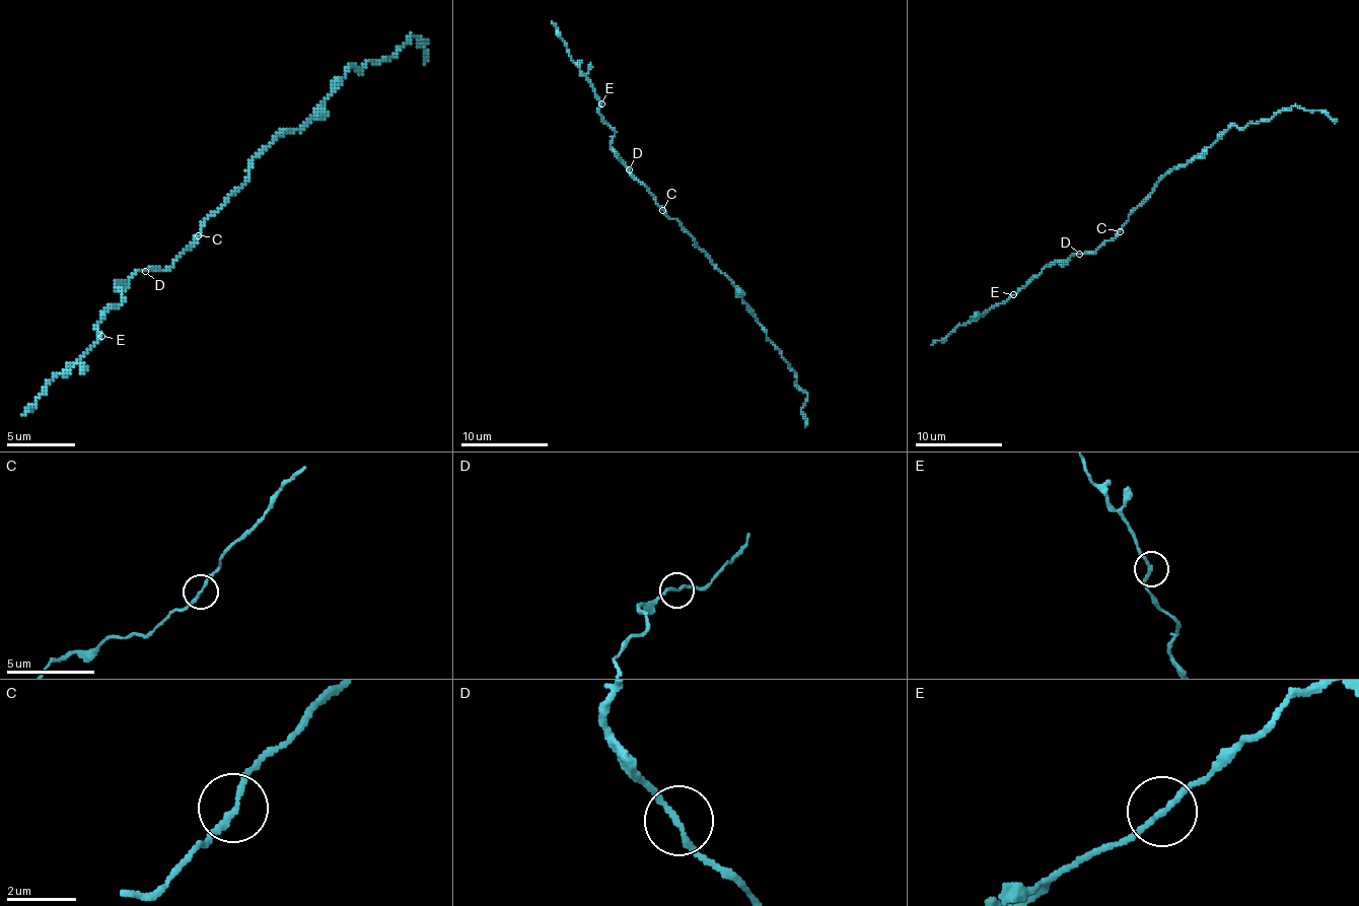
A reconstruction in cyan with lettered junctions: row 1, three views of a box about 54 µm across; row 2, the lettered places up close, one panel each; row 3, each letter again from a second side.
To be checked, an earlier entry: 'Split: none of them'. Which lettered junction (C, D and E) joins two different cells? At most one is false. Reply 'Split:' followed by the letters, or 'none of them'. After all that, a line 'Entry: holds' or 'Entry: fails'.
Split: none of them
Entry: holds

